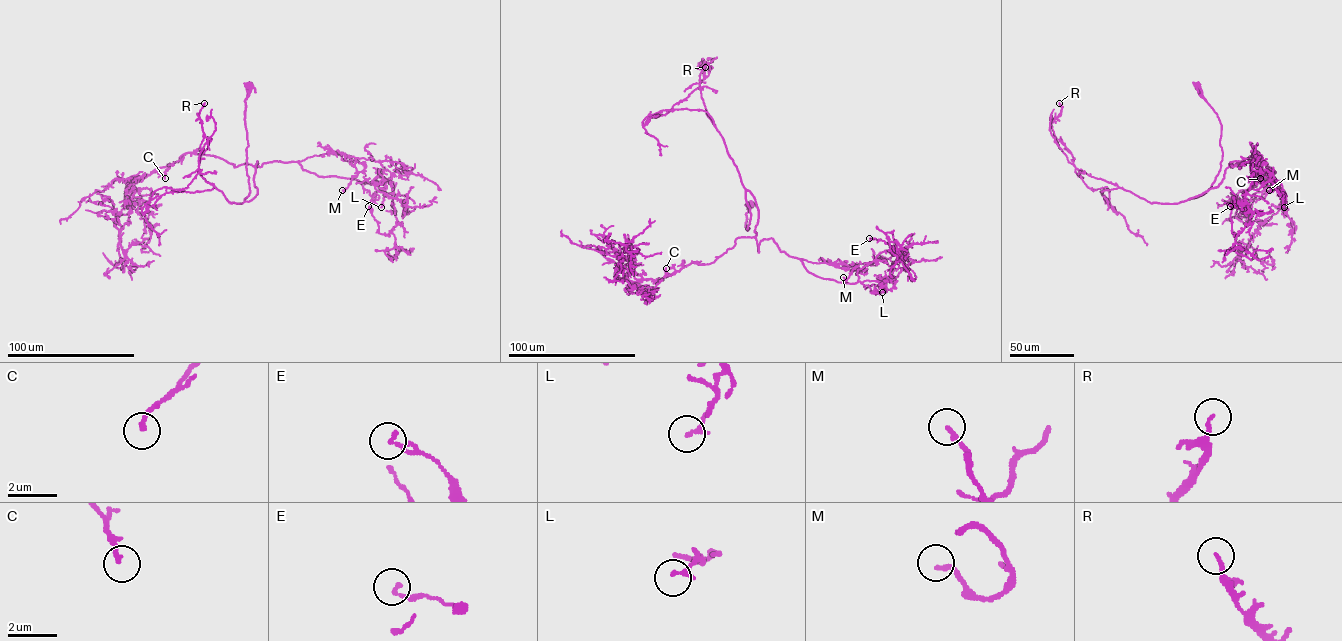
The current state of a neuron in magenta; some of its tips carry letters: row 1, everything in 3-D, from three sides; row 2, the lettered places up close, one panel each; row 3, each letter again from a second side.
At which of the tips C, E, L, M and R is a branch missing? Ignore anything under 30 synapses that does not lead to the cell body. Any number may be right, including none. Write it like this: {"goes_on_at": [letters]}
{"goes_on_at": []}

